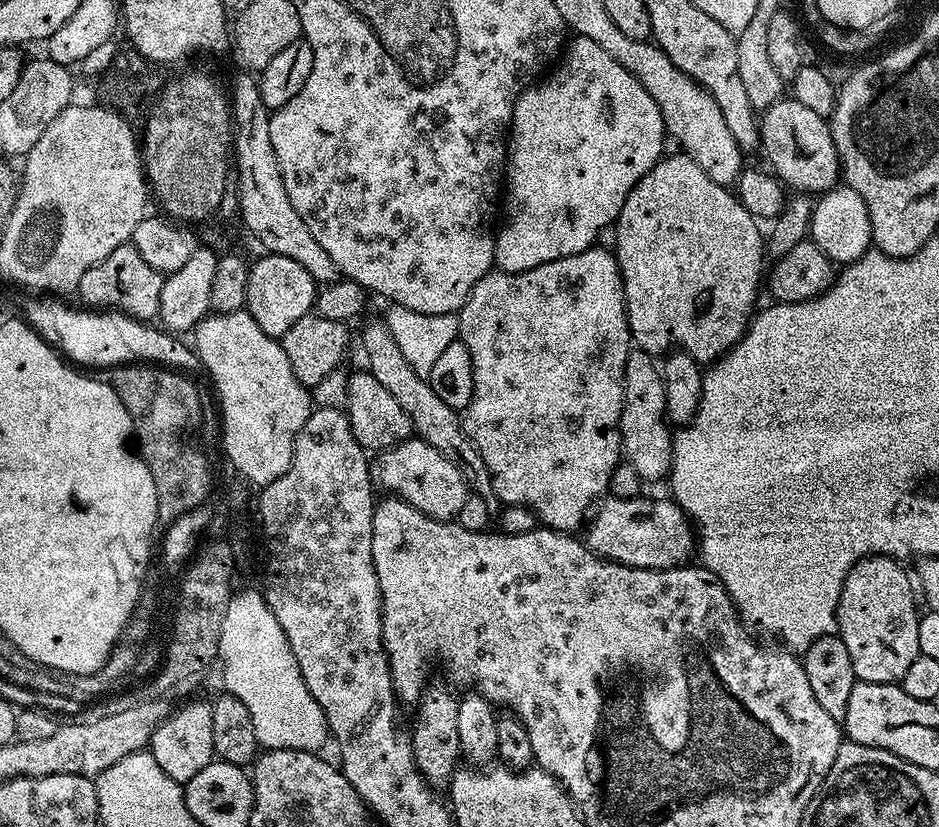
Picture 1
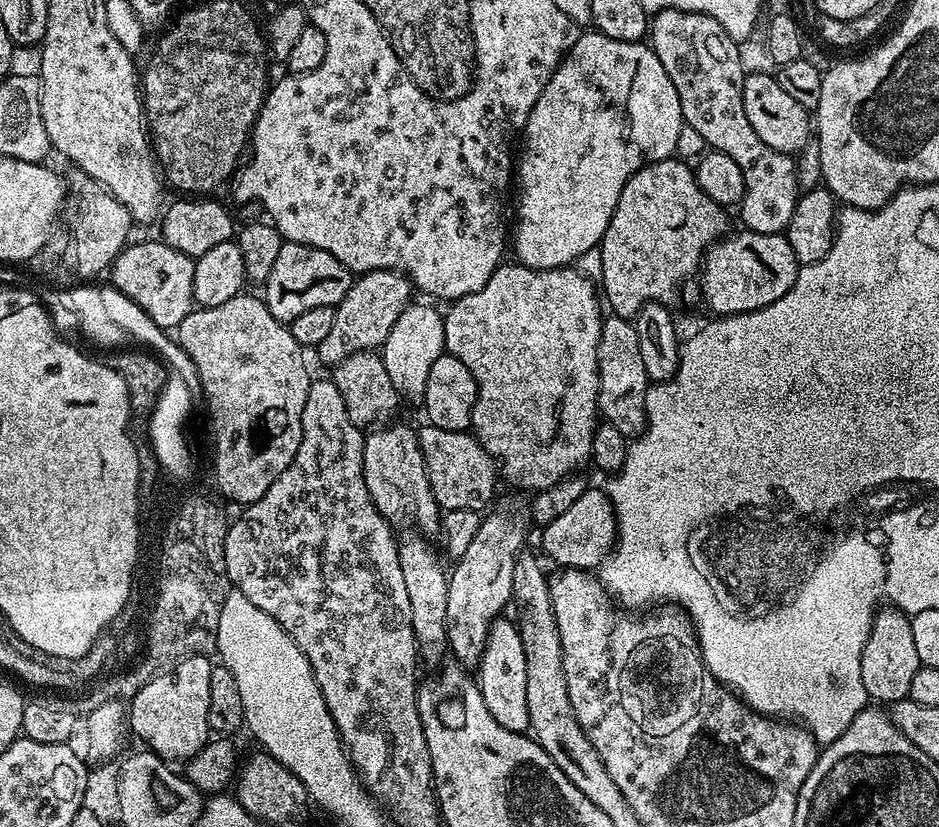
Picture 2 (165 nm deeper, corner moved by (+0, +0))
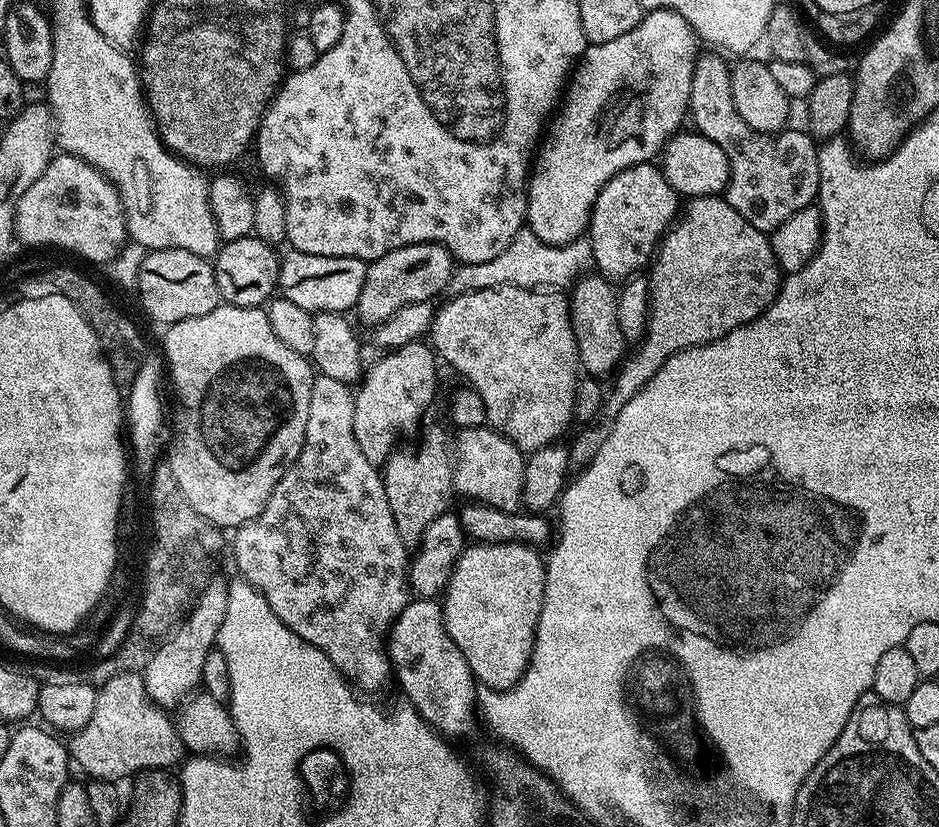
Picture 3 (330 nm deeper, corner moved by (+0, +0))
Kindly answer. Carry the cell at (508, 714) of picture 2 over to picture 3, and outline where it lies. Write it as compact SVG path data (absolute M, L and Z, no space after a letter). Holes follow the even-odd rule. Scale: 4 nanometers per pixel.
M505 540L501 544L482 544L472 542L465 547L460 556L456 559L456 564L452 567L452 573L448 578L448 586L442 593L442 607L444 610L444 625L450 634L450 638L454 642L454 646L458 646L458 650L462 650L462 658L466 658L466 662L470 666L473 677L483 687L486 688L512 688L524 676L525 670L532 658L532 646L536 642L536 627L538 626L538 618L542 610L542 602L544 601L544 569L546 560L543 555L539 556L537 549L530 544L519 544L514 540Z

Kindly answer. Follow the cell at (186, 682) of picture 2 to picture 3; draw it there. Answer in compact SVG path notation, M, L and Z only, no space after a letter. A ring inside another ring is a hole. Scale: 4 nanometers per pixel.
M220 580L210 581L197 596L195 593L194 603L187 609L186 615L177 623L171 635L157 647L150 662L145 664L142 675L146 694L161 708L175 709L200 684L202 661L217 643L222 618L226 618L227 597L228 584Z

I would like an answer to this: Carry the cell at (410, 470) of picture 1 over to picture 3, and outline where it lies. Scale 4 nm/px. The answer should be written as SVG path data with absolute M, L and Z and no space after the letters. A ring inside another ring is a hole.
M491 426L478 428L465 427L460 441L454 444L454 467L452 470L452 487L472 502L489 504L495 508L501 508L503 512L514 512L521 507L523 494L523 476L526 463L525 453L521 452L518 445L501 432L497 432Z

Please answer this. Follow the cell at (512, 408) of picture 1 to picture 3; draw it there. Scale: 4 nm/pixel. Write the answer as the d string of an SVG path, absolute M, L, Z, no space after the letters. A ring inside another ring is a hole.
M503 284L497 288L487 288L486 290L474 290L473 292L463 292L460 296L453 296L445 299L445 304L435 309L432 317L432 327L430 329L430 343L439 359L444 360L456 372L461 372L466 379L469 380L471 391L475 392L479 400L484 403L484 419L497 432L501 432L504 436L509 436L513 440L521 452L531 454L538 451L542 447L555 444L561 439L559 437L567 428L568 423L573 423L574 417L574 394L576 393L576 382L578 373L581 371L582 365L580 355L578 354L578 346L574 338L574 330L572 329L572 320L570 318L570 310L568 309L568 296L560 290L537 290L534 288L519 288L518 286L510 286Z

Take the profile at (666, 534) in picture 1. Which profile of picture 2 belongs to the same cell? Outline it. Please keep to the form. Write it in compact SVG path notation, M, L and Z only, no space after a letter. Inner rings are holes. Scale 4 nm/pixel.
M589 487L558 518L542 528L539 551L549 556L560 568L599 569L616 544L616 511L605 491Z

